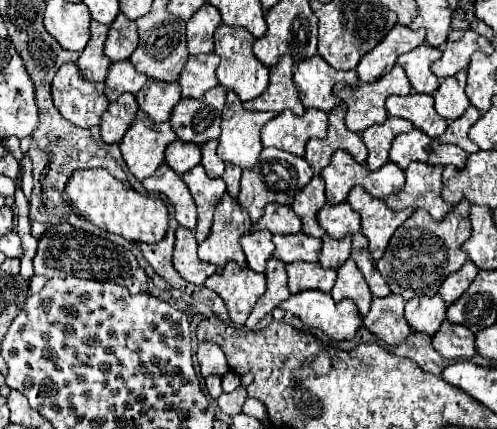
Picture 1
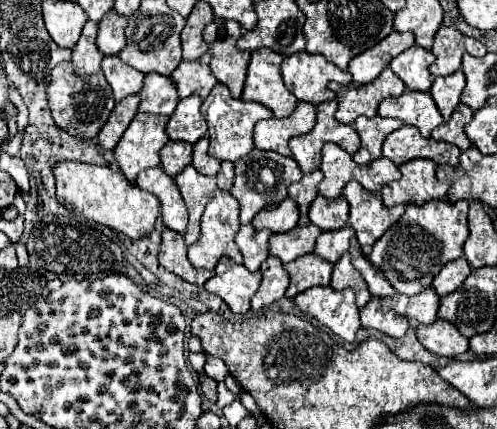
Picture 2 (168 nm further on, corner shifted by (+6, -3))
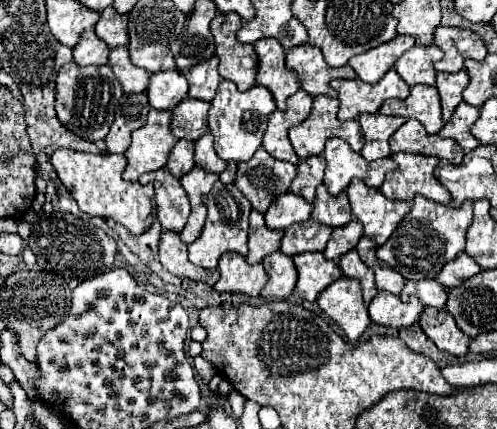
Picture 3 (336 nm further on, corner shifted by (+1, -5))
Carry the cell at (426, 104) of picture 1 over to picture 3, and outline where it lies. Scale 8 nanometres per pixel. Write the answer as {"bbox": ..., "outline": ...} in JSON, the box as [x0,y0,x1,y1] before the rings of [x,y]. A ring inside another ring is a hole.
{"bbox":[379,85,445,133],"outline":[[[415,85],[411,87],[411,93],[407,99],[389,99],[379,109],[383,115],[399,115],[399,117],[413,117],[423,123],[427,133],[439,133],[439,129],[445,125],[441,119],[441,103],[435,87],[429,85]]]}

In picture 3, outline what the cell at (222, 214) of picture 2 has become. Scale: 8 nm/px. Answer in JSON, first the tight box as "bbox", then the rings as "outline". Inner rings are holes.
{"bbox":[189,181,251,269],"outline":[[[217,181],[207,195],[207,209],[209,209],[209,215],[207,215],[201,235],[189,245],[189,261],[205,269],[217,269],[219,257],[227,251],[233,251],[245,257],[251,205],[243,197],[243,193],[235,185],[223,185],[221,181]]]}

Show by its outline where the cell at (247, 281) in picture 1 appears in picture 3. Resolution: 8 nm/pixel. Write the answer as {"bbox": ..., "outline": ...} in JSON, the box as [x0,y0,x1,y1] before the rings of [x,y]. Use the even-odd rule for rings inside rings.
{"bbox":[213,253,267,297],"outline":[[[225,253],[219,259],[219,281],[213,285],[219,293],[243,293],[249,297],[259,297],[267,273],[263,265],[249,265],[245,257],[237,253]]]}

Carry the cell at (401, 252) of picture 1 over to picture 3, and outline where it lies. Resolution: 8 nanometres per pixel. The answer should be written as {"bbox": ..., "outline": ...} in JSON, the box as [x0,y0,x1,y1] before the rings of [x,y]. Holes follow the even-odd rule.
{"bbox":[375,195,473,279],"outline":[[[417,195],[413,203],[411,211],[403,217],[387,243],[377,247],[375,255],[405,279],[437,279],[443,265],[465,251],[465,231],[473,217],[473,201],[465,201],[461,207],[451,207]]]}

